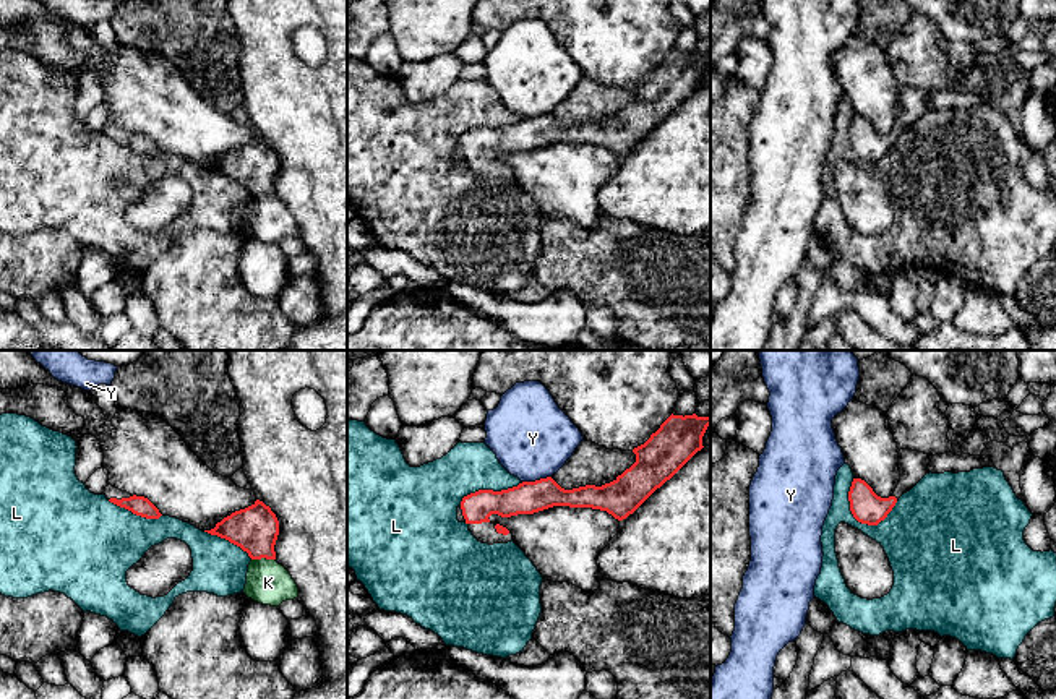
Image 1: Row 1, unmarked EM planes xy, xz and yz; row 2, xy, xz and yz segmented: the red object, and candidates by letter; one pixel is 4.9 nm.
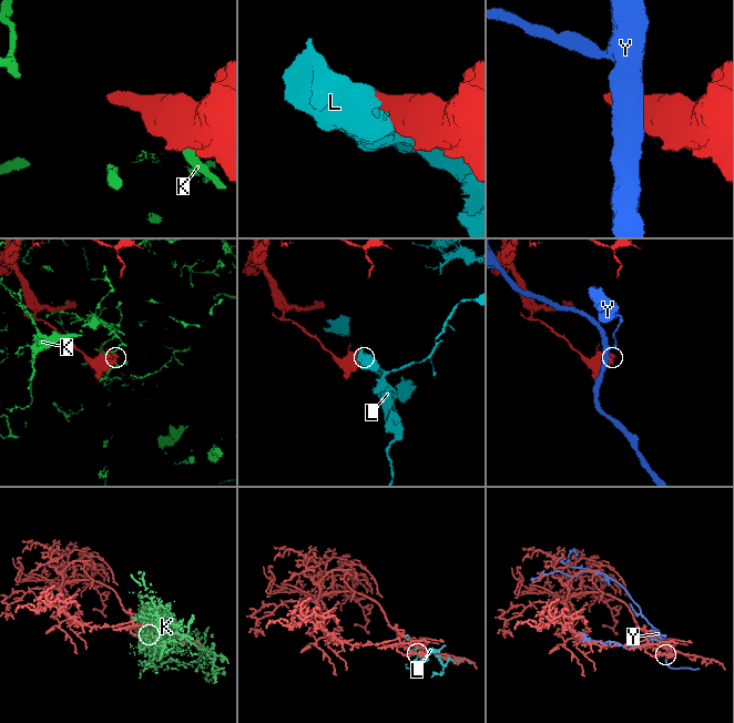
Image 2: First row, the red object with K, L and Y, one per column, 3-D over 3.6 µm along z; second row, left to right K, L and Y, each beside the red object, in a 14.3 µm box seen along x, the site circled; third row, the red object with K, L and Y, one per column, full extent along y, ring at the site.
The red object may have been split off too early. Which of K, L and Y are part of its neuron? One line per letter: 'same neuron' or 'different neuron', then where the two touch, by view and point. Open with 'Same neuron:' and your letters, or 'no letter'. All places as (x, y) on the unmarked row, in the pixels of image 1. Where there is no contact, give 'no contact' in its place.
Same neuron: no letter
K: different neuron; meets red in xy at (263, 193)
L: different neuron; meets red in yz at (865, 159)
Y: different neuron; meets red in xz at (536, 117)

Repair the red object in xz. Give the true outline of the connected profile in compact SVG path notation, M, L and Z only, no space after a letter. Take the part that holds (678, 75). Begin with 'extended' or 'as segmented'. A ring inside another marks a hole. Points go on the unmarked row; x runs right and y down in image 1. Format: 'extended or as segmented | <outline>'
extended | M672 50L644 81L633 86L636 99L610 120L564 127L547 114L501 128L479 127L462 135L462 152L472 172L488 182L513 177L506 164L490 159L492 151L511 154L569 143L607 148L623 157L704 84L709 62L710 54Z

